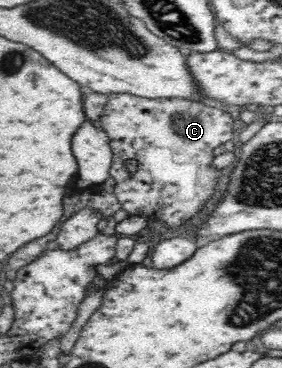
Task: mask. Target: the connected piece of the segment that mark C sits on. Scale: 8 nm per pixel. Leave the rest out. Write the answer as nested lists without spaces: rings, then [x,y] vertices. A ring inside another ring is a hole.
[[[111,92],[107,95],[106,106],[99,118],[103,131],[110,139],[110,147],[112,148],[113,164],[111,166],[110,178],[115,180],[113,191],[120,202],[121,208],[125,210],[128,216],[135,216],[135,213],[145,212],[150,219],[161,220],[170,226],[170,228],[180,227],[186,224],[186,221],[193,218],[201,208],[206,204],[215,191],[217,182],[220,178],[220,171],[212,167],[212,161],[216,157],[213,155],[215,147],[221,147],[224,143],[231,141],[233,138],[234,124],[237,124],[231,118],[231,114],[226,112],[225,108],[218,104],[210,102],[195,102],[194,100],[187,100],[186,98],[145,98],[144,96],[137,96],[136,94],[129,94],[128,92]],[[127,160],[137,160],[137,172],[129,174],[124,164]]]

